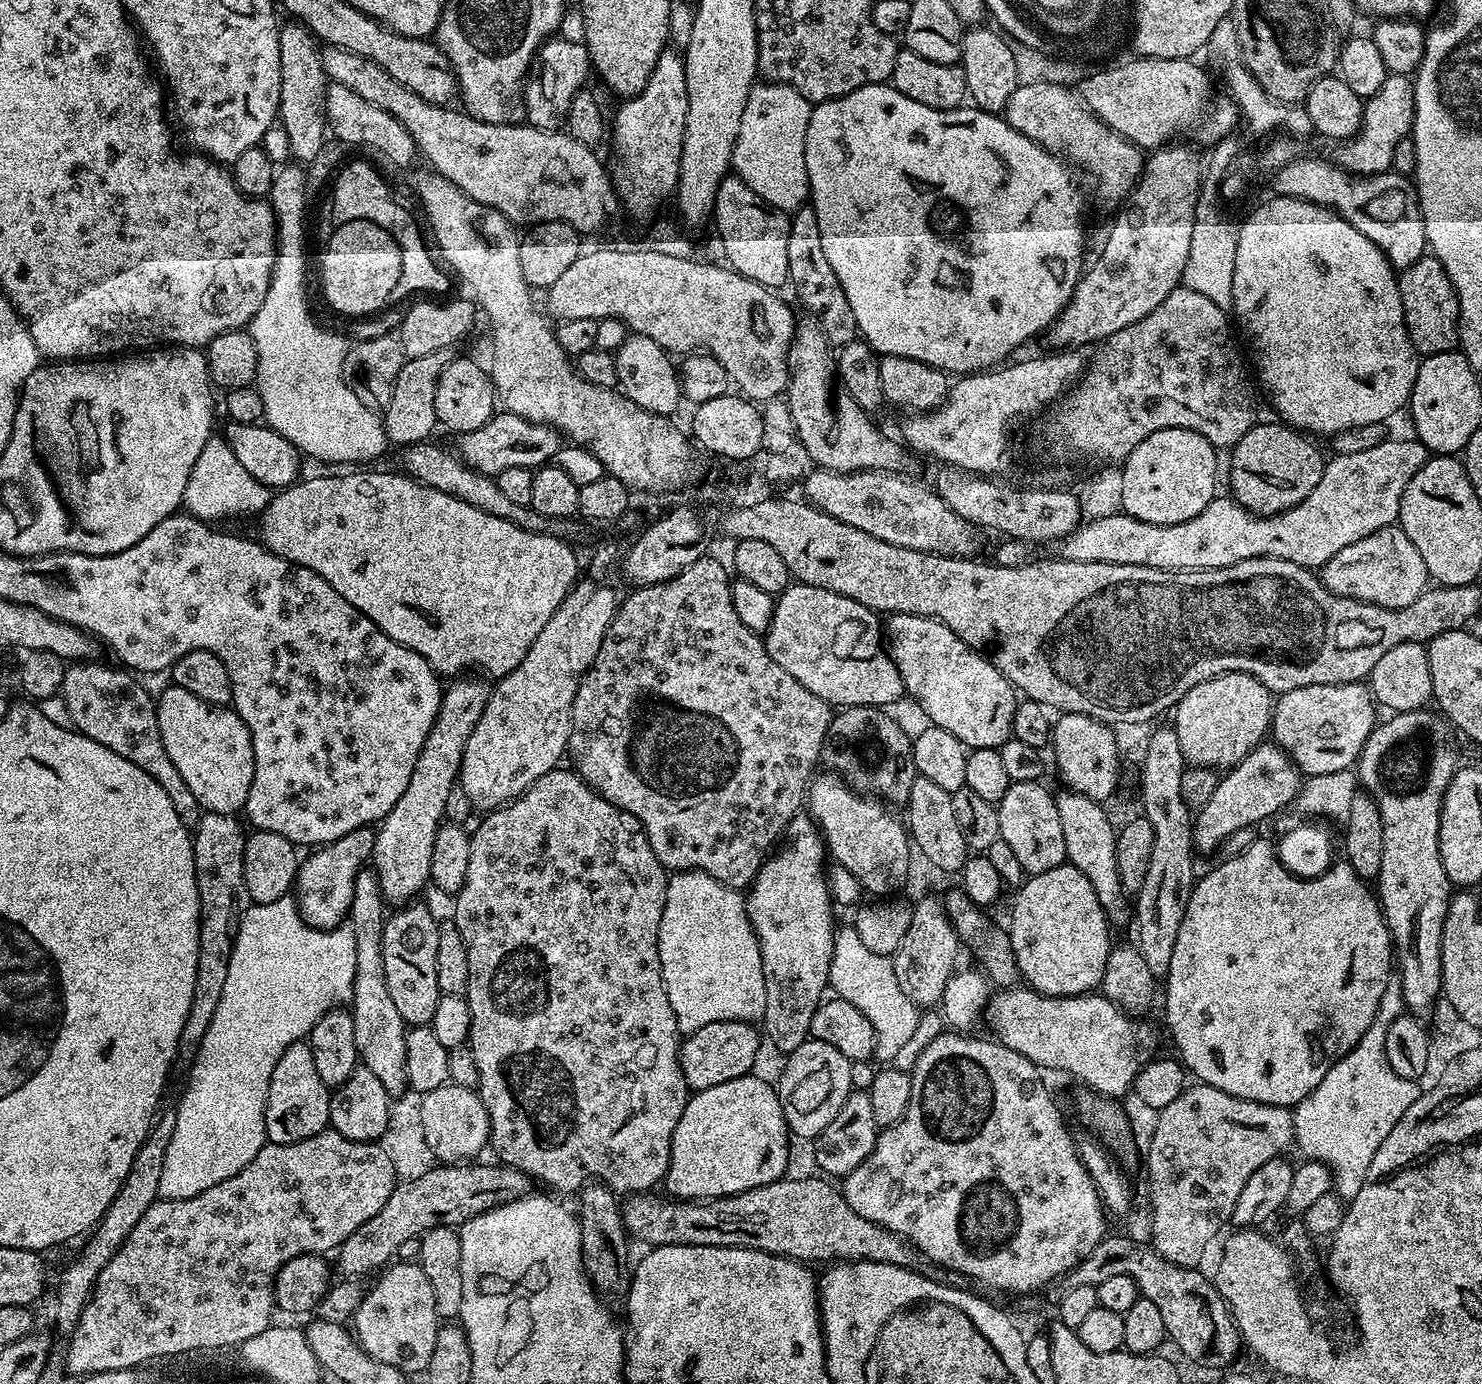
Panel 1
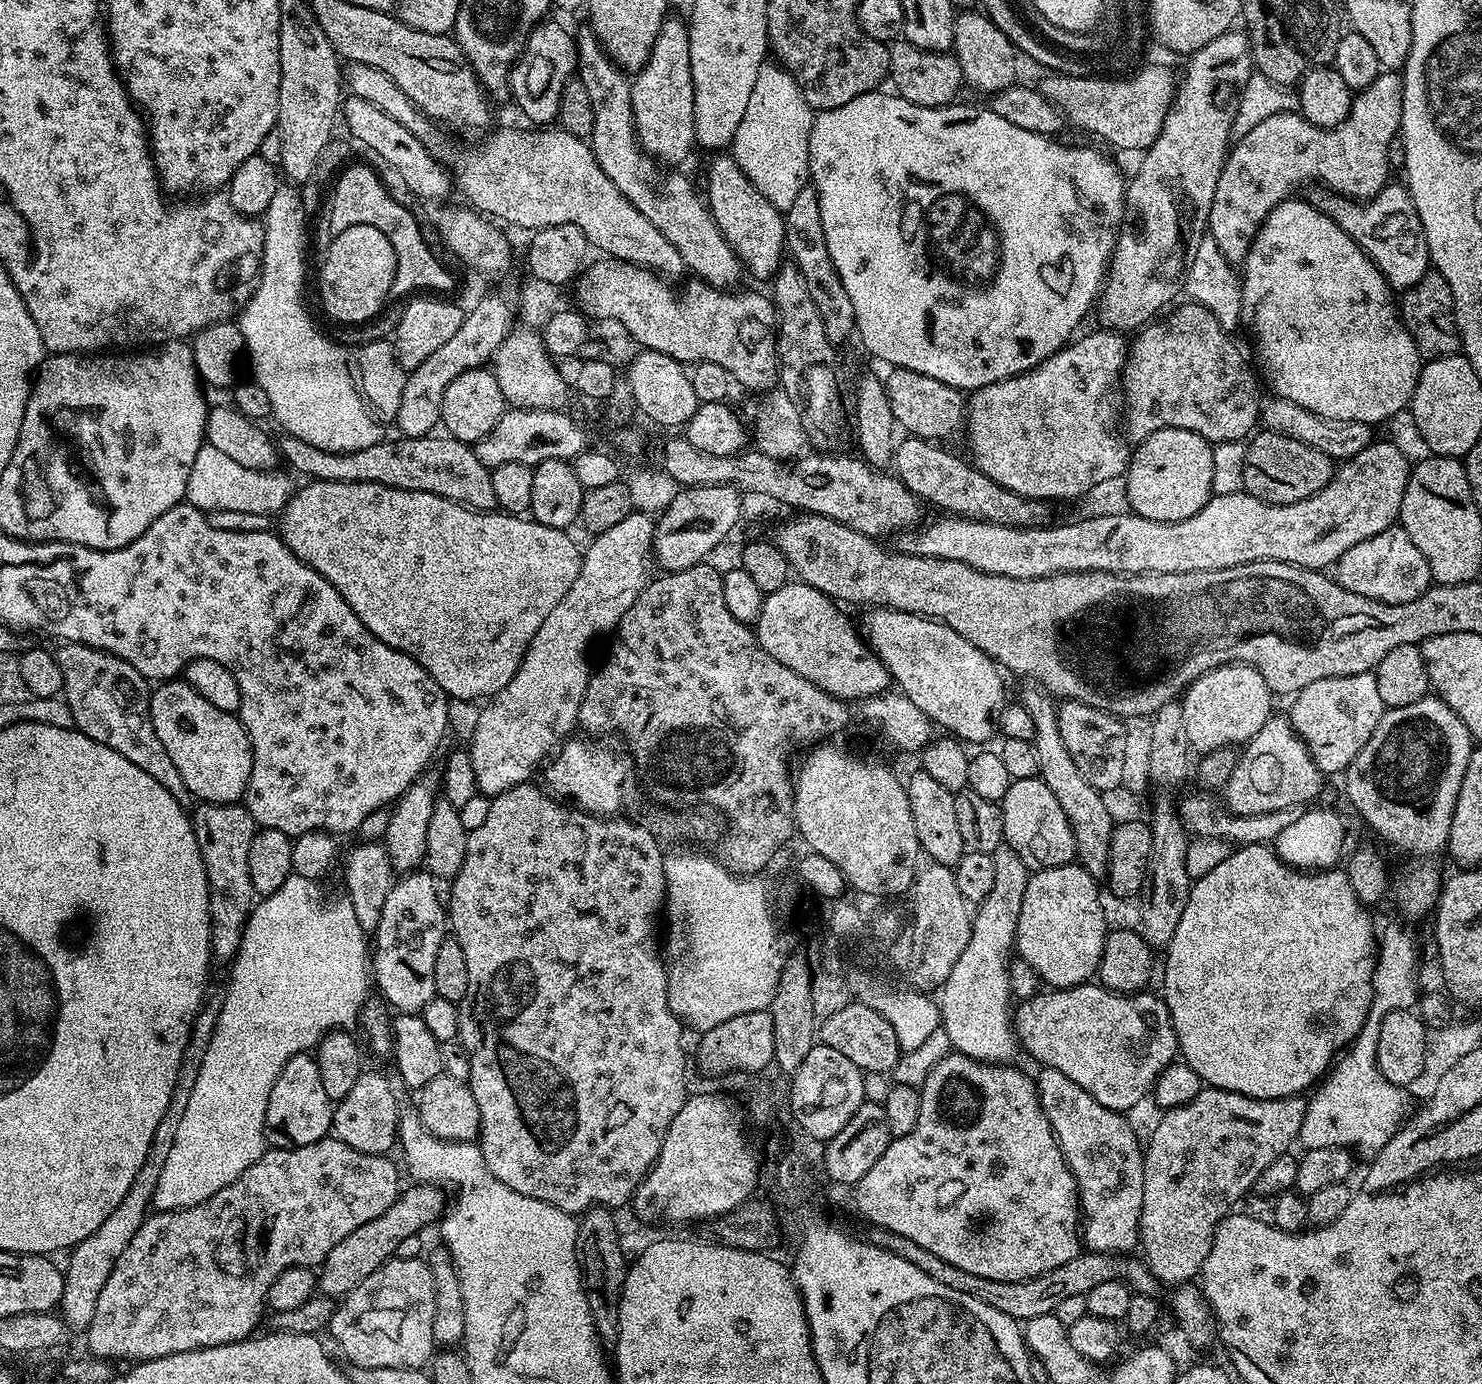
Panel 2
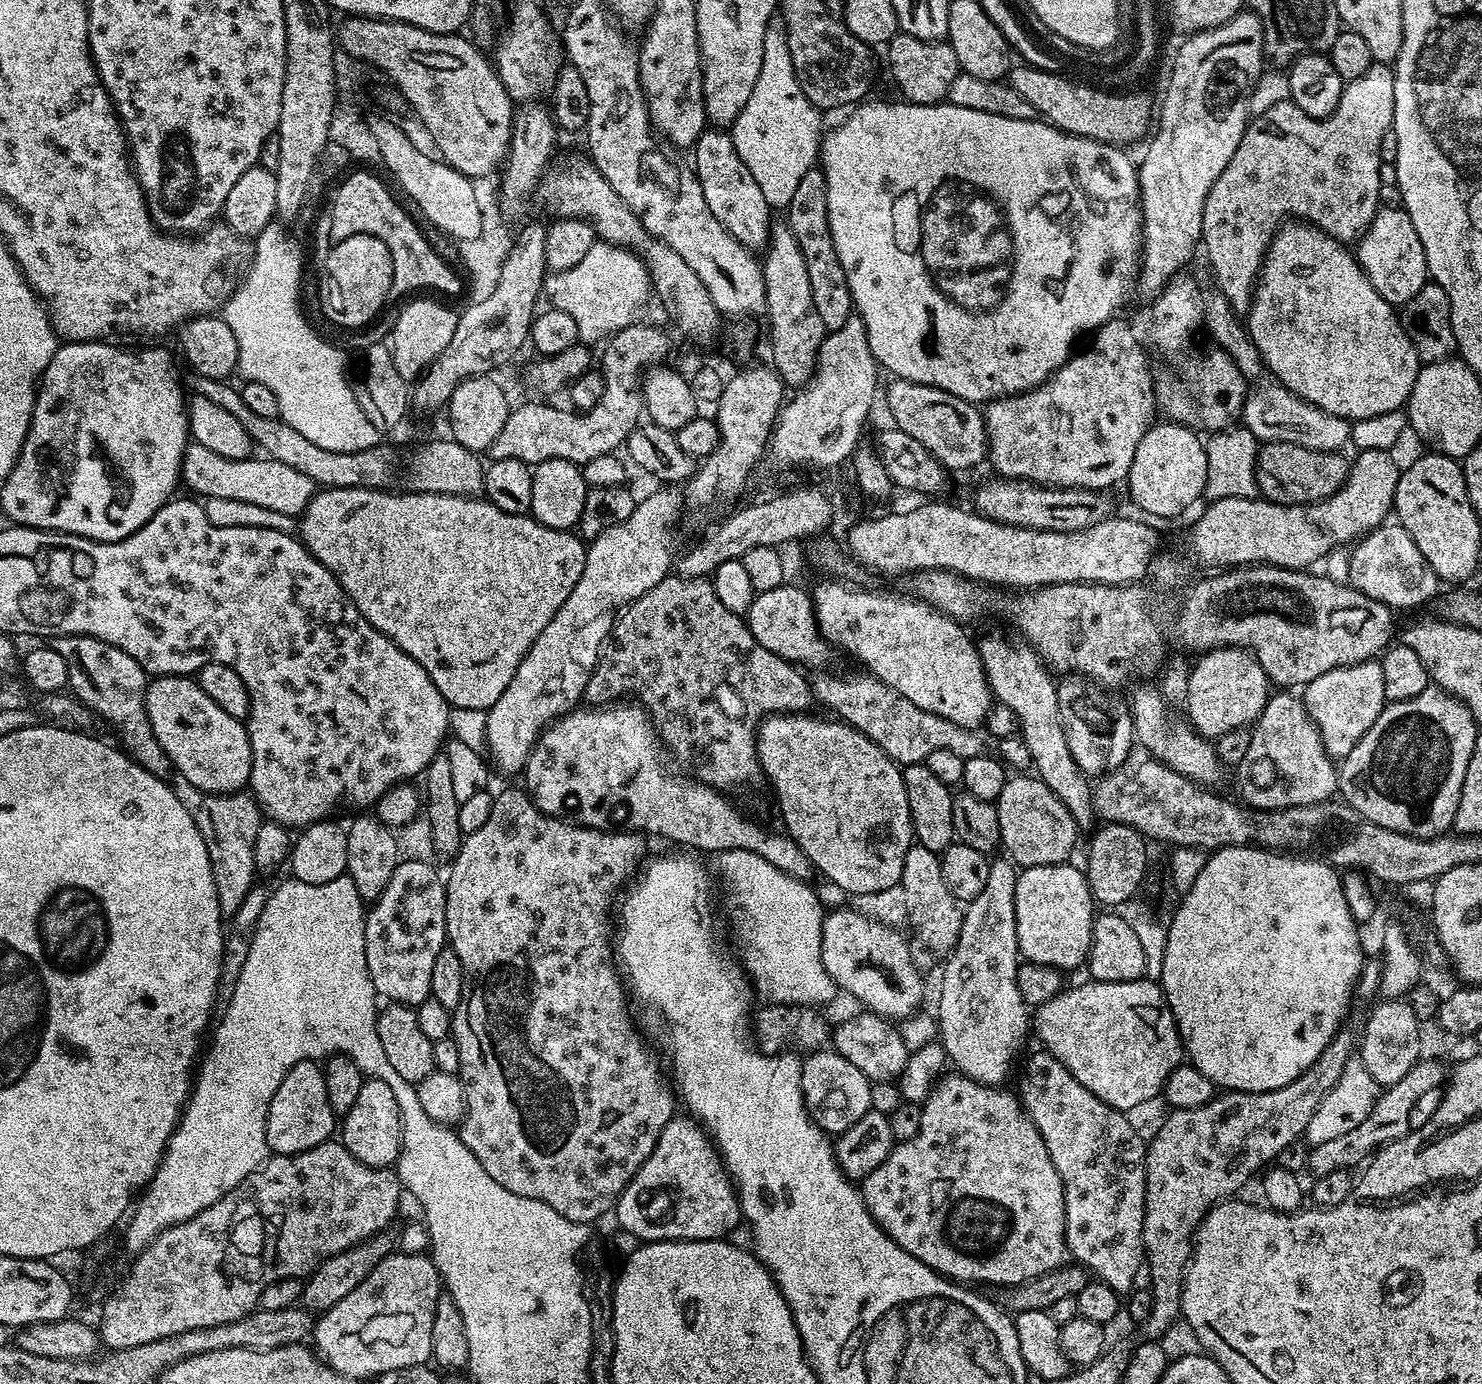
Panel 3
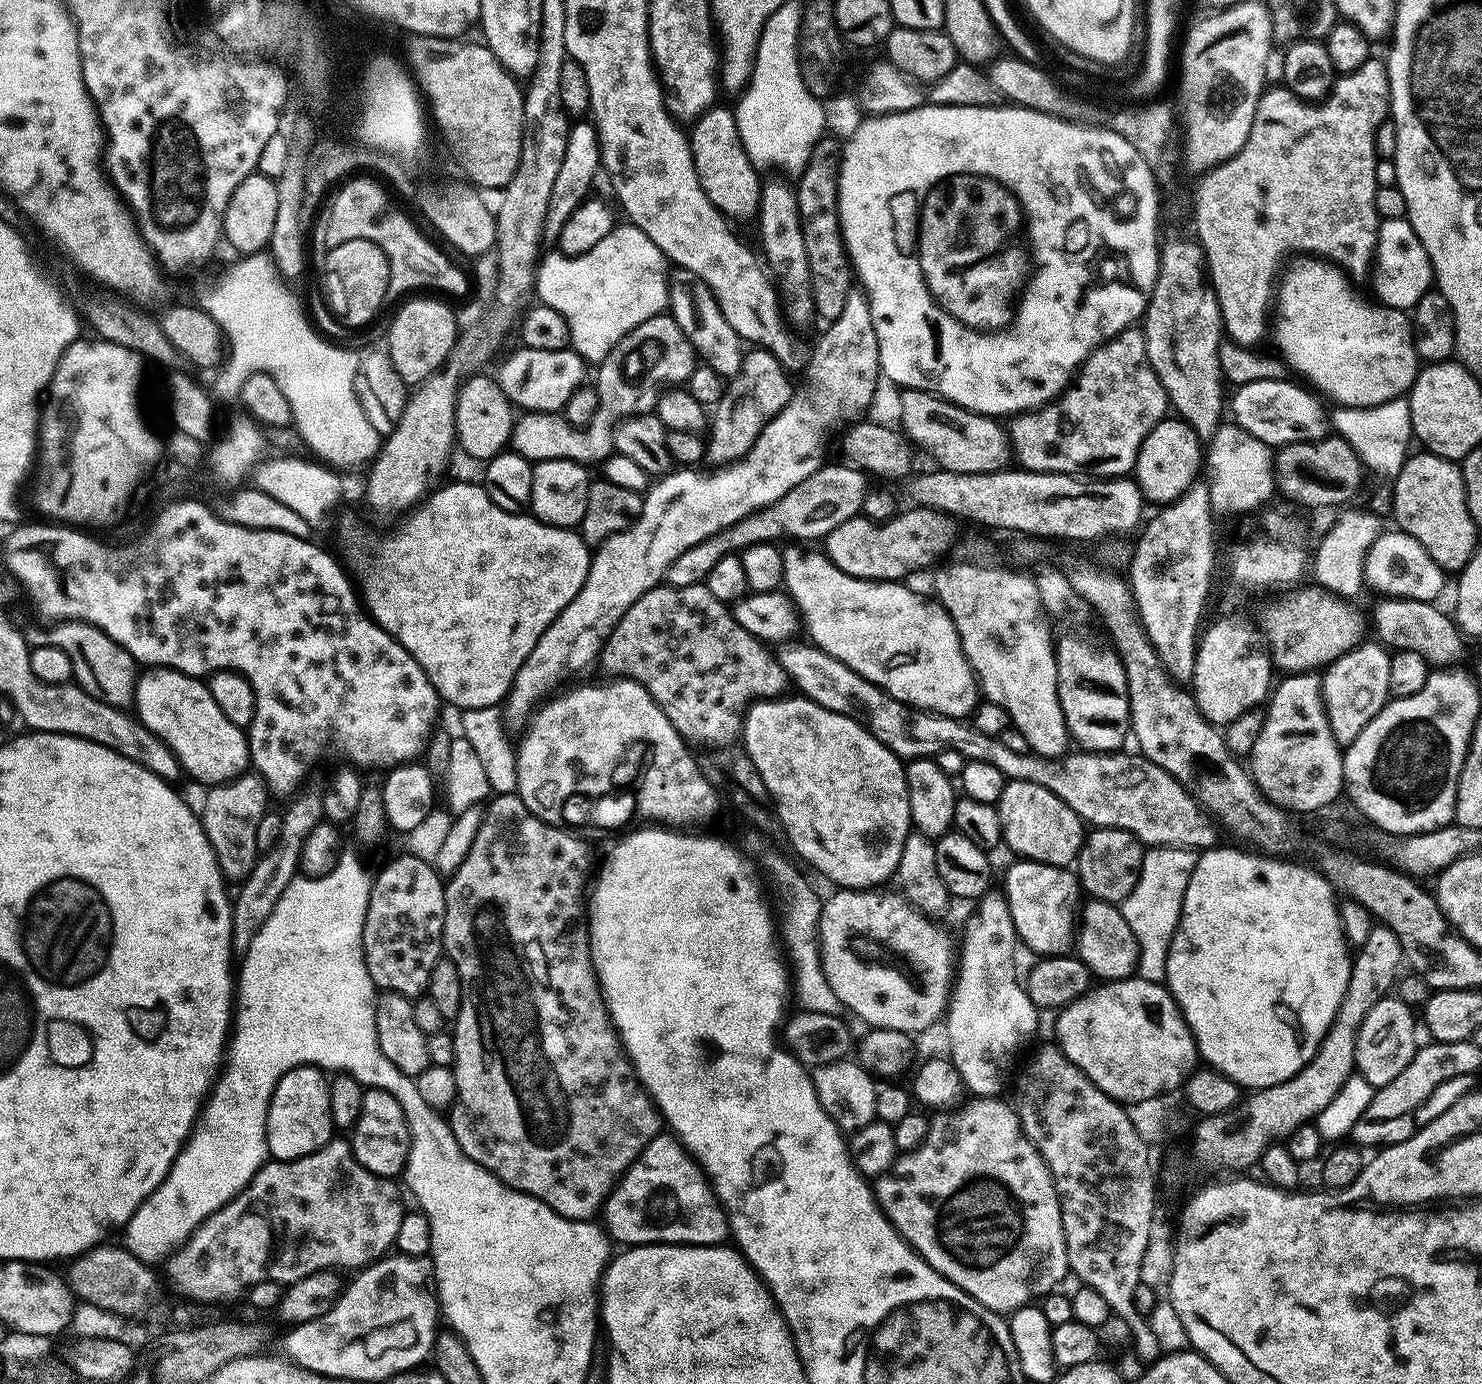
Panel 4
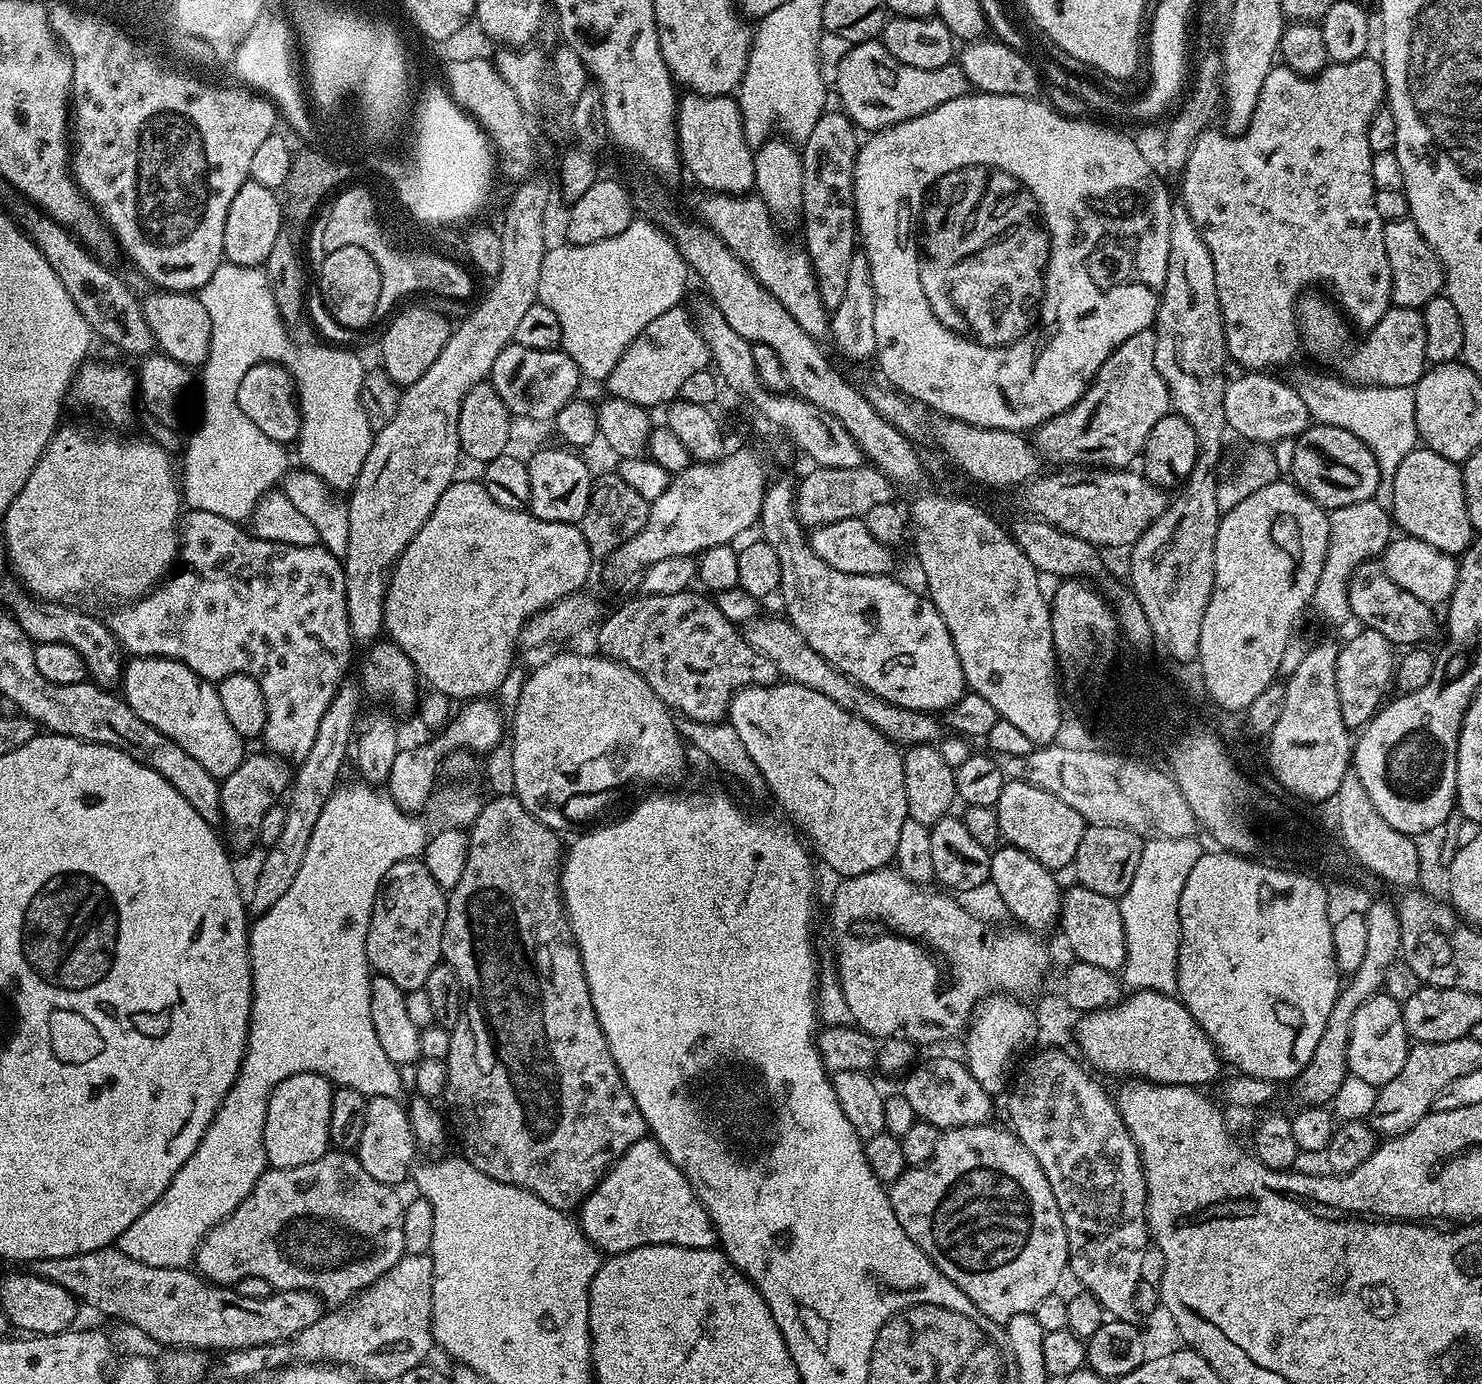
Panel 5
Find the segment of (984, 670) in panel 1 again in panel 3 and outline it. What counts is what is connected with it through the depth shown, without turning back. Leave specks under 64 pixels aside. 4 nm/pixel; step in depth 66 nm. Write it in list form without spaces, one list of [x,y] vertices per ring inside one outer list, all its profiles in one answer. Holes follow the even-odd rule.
[[[824,578],[816,589],[811,589],[812,607],[816,610],[816,625],[820,634],[829,645],[837,649],[845,648],[860,664],[865,664],[871,675],[877,676],[886,686],[898,690],[902,698],[910,698],[914,706],[930,710],[942,718],[950,718],[958,726],[976,730],[985,723],[991,710],[994,697],[984,667],[980,661],[980,652],[975,643],[968,641],[961,625],[937,612],[923,600],[907,598],[899,600],[892,592],[867,592],[864,588],[847,588],[844,582],[836,578]]]

